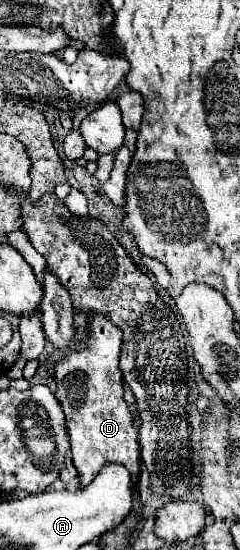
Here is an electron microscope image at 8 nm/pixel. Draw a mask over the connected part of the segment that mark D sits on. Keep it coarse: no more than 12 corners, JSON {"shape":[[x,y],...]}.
{"shape":[[102,314],[56,362],[56,398],[84,484],[108,462],[140,476],[118,366]]}

